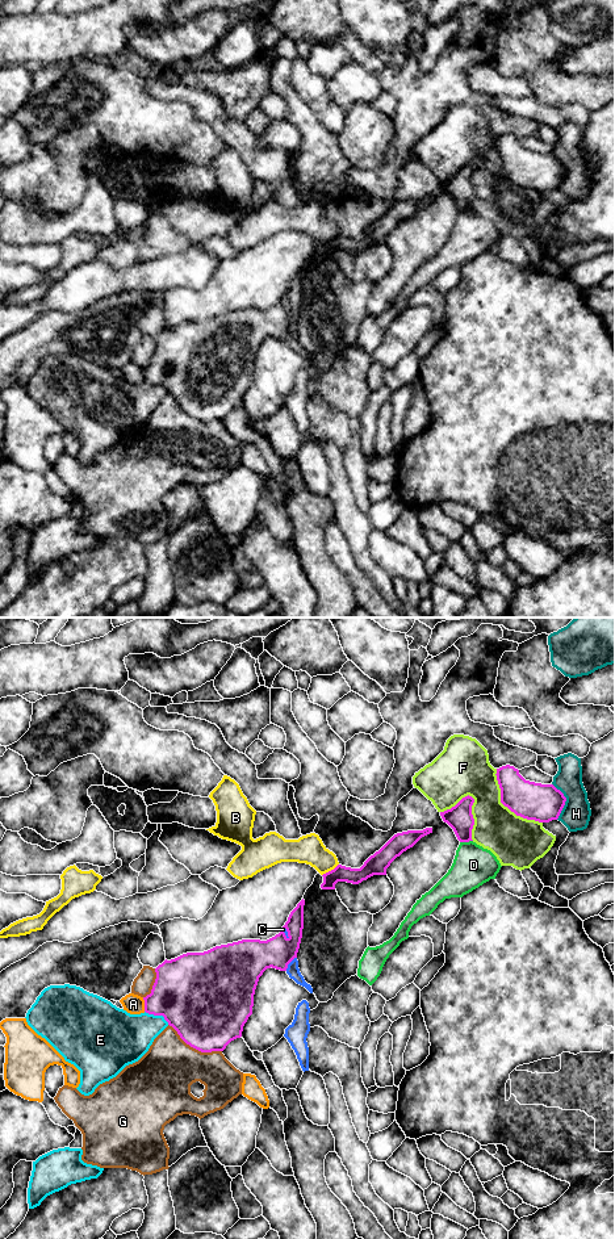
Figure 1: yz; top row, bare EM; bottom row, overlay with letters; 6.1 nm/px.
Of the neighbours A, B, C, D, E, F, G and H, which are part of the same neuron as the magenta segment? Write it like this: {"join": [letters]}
{"join": []}

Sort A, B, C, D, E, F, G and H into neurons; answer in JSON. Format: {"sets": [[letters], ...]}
{"sets": [["A"], ["B"], ["C"], ["D"], ["E"], ["F"], ["G"], ["H"]]}

